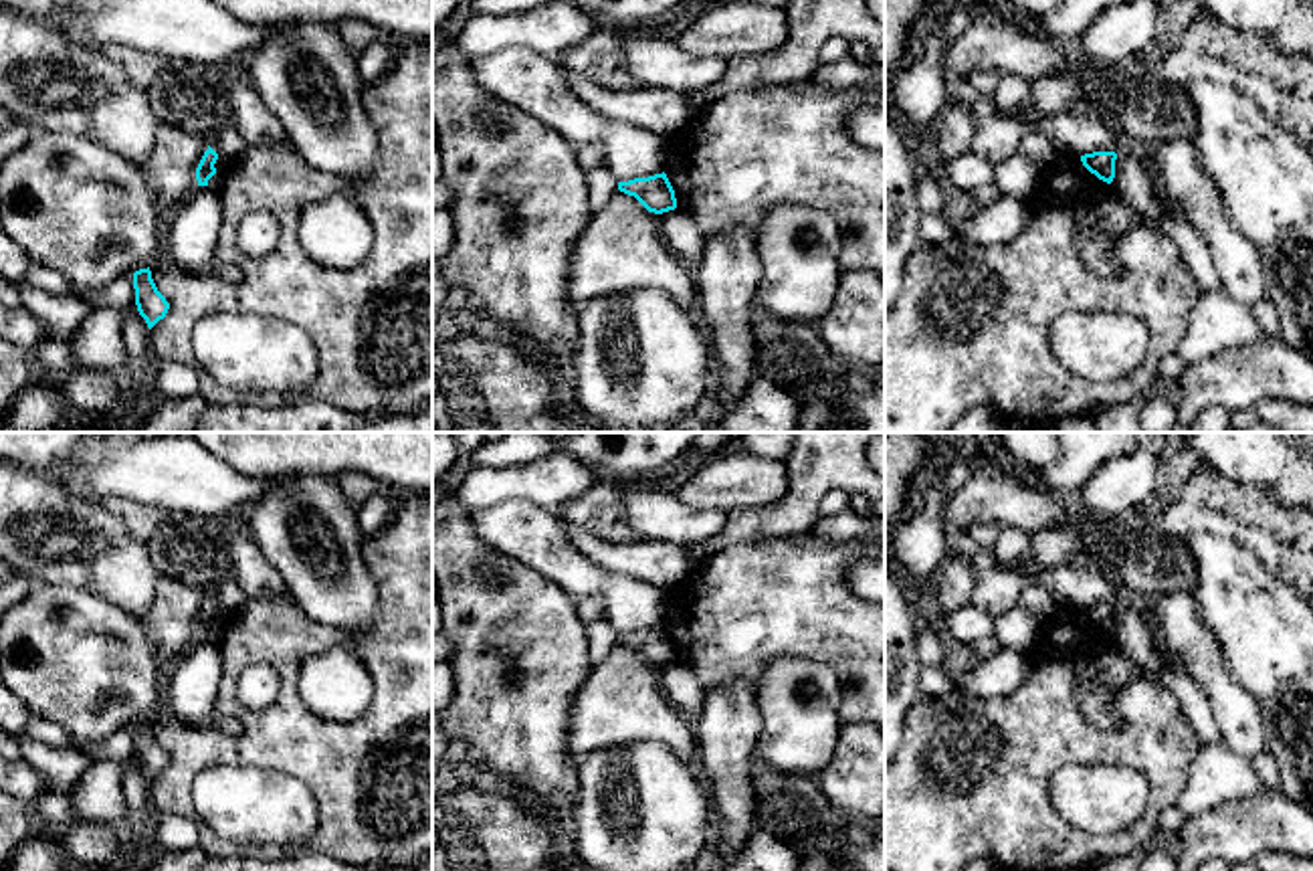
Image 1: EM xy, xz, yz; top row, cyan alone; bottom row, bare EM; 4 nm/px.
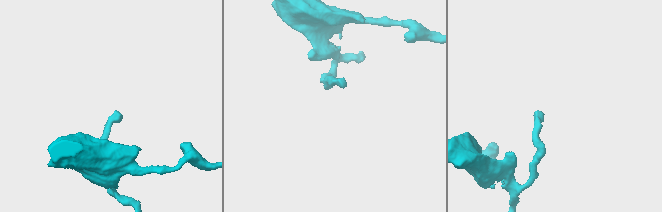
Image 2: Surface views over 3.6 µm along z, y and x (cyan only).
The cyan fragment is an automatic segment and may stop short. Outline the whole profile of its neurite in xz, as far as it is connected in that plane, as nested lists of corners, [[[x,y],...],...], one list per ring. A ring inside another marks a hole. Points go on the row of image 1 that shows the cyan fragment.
[[[667,174],[618,182],[618,190],[634,196],[648,212],[663,214],[677,208],[675,190]]]

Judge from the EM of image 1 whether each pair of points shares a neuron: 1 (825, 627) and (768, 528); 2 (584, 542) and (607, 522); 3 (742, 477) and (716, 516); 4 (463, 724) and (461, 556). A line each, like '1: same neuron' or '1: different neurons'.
1: different neurons
2: different neurons
3: different neurons
4: same neuron

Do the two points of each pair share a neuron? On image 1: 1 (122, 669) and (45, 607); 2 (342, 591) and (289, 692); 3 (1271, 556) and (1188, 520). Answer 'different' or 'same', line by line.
1: same
2: different
3: same

